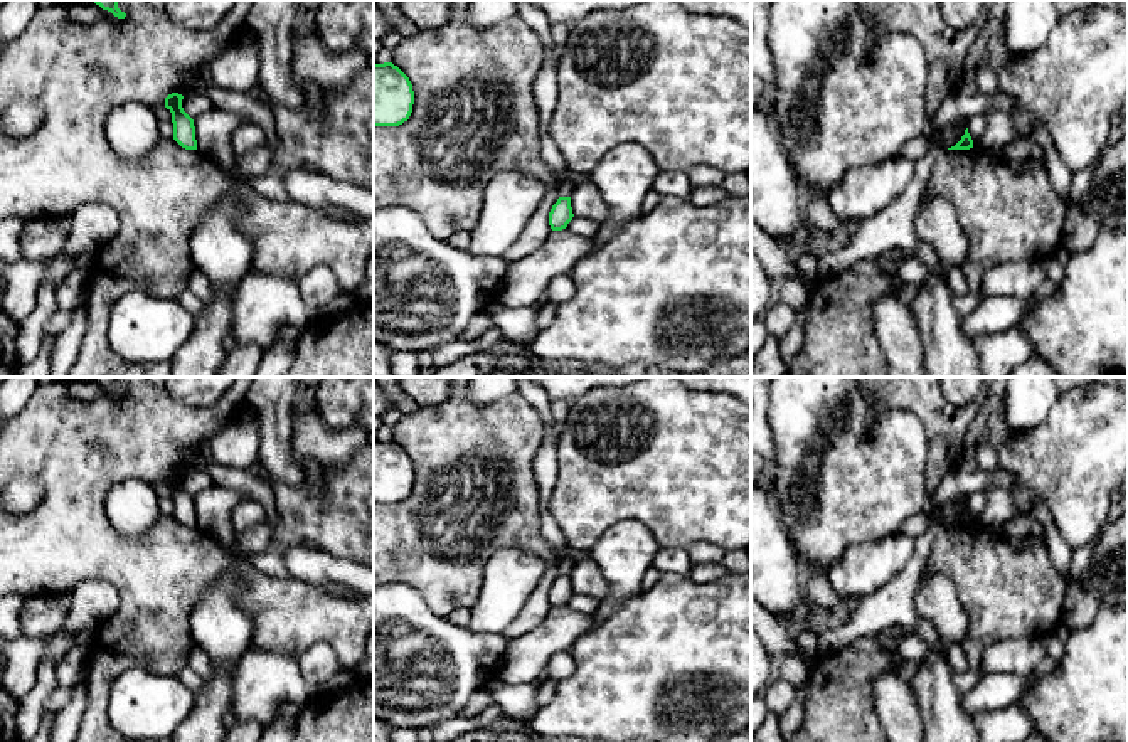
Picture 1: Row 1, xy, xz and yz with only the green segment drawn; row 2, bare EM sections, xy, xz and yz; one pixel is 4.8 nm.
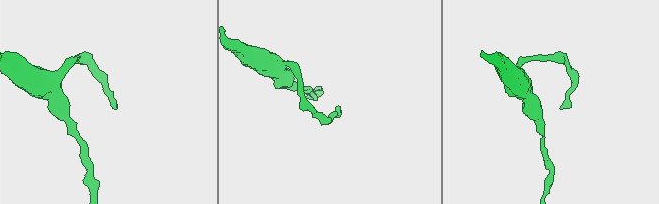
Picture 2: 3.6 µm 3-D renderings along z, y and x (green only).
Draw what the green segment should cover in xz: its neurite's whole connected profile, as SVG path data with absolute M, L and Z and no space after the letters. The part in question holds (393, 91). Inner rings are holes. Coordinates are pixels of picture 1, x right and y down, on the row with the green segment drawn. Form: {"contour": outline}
{"contour": "M392 62L374 64L374 126L399 126L409 119L414 91Z"}

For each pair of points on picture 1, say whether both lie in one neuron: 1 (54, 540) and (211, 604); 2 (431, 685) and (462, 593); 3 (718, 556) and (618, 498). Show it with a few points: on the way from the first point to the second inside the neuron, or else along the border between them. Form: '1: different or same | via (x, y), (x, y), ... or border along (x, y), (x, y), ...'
1: different | border along (226, 572), (219, 574), (194, 603), (192, 638)
2: different | border along (418, 589), (425, 603), (445, 618)
3: different | border along (686, 547), (696, 542), (712, 542), (733, 551)

